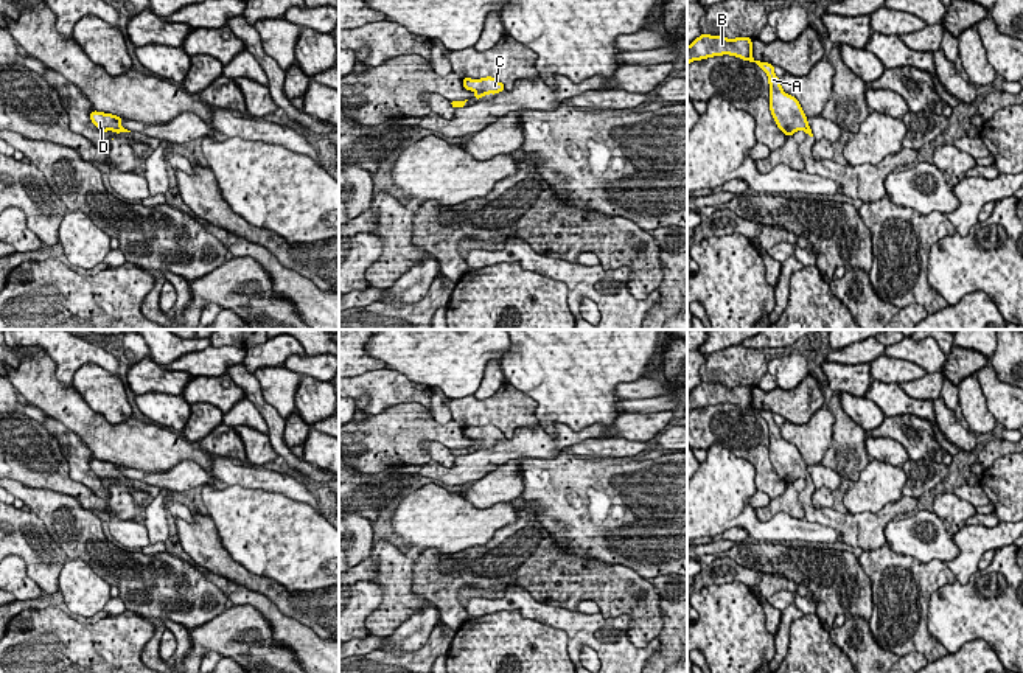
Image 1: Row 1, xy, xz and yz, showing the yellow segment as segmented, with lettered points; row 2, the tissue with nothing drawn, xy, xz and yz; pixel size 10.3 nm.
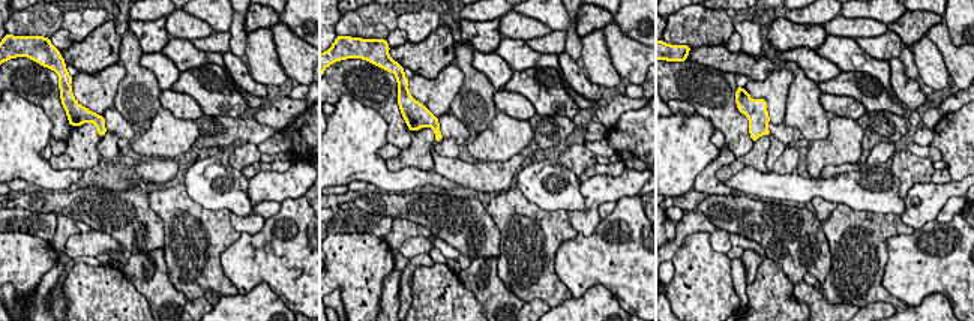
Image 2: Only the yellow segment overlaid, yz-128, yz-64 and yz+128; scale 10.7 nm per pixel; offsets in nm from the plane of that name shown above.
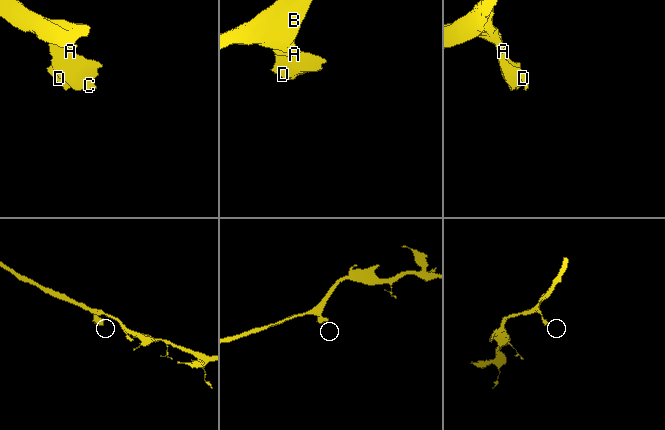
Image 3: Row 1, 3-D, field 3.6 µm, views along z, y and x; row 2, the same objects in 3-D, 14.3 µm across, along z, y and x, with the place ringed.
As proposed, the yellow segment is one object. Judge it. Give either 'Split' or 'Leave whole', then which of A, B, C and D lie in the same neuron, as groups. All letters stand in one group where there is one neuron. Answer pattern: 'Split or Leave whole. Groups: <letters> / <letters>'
Leave whole. Groups: A B C D

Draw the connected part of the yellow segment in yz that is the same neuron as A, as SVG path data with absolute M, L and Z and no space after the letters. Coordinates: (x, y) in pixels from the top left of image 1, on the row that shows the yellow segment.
M701 34L687 47L687 67L692 61L701 61L723 54L731 54L743 61L757 64L768 75L770 110L777 127L785 135L793 135L796 131L802 129L805 134L813 137L799 101L782 90L780 81L774 75L774 67L768 62L752 59L751 42L752 39L749 37L726 39L721 36Z

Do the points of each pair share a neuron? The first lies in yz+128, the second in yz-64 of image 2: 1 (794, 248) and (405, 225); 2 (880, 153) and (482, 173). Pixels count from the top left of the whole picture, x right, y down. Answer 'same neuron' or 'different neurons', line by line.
1: same neuron
2: same neuron

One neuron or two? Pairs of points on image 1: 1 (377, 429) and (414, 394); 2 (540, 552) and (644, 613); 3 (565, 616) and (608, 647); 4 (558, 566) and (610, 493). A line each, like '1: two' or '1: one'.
1: two
2: one
3: one
4: two

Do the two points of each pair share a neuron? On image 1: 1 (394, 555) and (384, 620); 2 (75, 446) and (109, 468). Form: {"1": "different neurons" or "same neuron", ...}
{"1": "same neuron", "2": "different neurons"}

